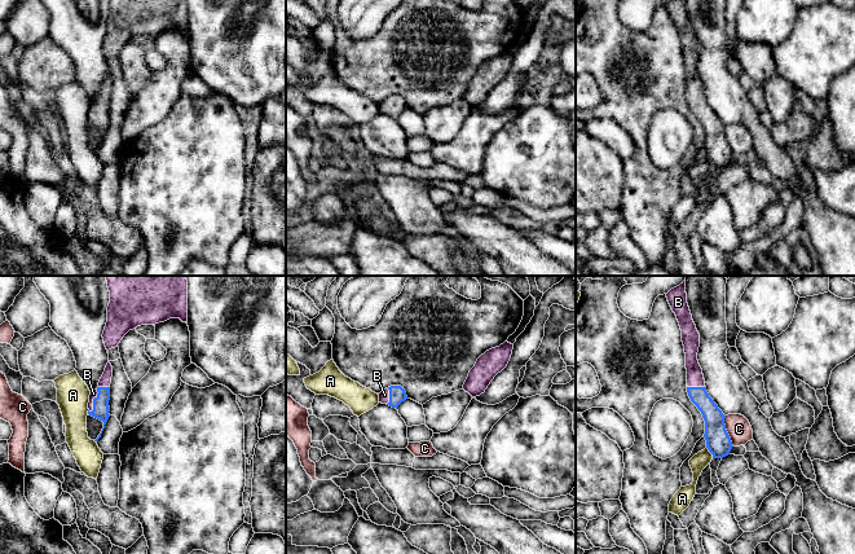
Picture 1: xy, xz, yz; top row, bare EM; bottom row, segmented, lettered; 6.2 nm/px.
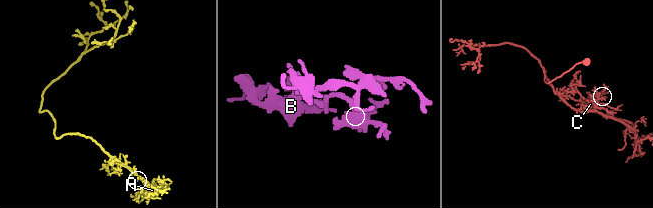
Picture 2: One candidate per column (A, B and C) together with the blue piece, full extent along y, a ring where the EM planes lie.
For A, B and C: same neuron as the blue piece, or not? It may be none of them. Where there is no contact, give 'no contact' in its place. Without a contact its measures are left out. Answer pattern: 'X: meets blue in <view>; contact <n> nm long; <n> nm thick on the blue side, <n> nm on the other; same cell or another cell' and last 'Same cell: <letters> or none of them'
A: meets blue in yz; contact 80 nm long; 160 nm thick on the blue side, 100 nm on the other; another cell
B: meets blue in xy; contact 150 nm long; 100 nm thick on the blue side, 50 nm on the other; same cell
C: meets blue in yz; contact 200 nm long; 160 nm thick on the blue side, 150 nm on the other; another cell
Same cell: B

